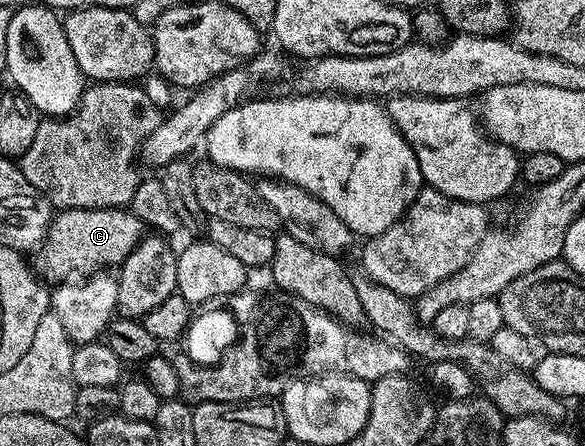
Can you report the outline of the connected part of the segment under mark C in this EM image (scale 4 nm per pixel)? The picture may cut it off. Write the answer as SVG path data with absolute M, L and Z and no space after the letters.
M119 206L110 208L64 208L56 211L47 227L43 243L37 249L37 272L44 281L59 286L76 272L79 278L100 270L111 270L139 245L145 226L129 210Z

